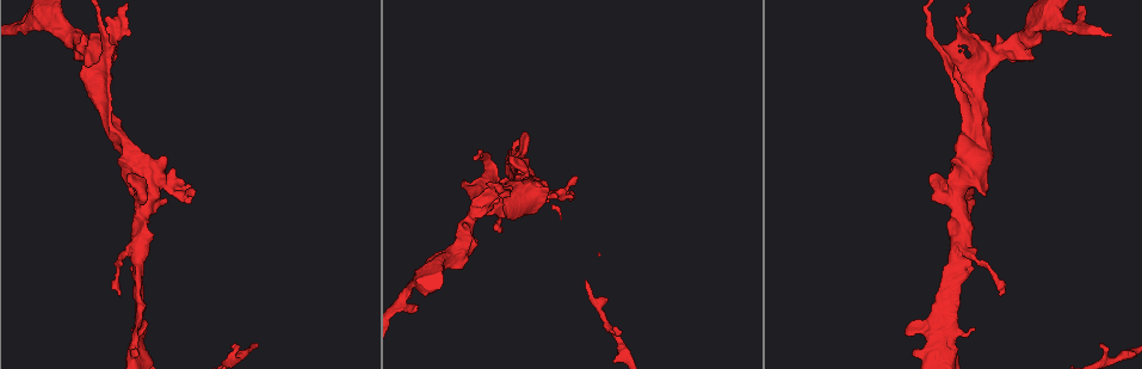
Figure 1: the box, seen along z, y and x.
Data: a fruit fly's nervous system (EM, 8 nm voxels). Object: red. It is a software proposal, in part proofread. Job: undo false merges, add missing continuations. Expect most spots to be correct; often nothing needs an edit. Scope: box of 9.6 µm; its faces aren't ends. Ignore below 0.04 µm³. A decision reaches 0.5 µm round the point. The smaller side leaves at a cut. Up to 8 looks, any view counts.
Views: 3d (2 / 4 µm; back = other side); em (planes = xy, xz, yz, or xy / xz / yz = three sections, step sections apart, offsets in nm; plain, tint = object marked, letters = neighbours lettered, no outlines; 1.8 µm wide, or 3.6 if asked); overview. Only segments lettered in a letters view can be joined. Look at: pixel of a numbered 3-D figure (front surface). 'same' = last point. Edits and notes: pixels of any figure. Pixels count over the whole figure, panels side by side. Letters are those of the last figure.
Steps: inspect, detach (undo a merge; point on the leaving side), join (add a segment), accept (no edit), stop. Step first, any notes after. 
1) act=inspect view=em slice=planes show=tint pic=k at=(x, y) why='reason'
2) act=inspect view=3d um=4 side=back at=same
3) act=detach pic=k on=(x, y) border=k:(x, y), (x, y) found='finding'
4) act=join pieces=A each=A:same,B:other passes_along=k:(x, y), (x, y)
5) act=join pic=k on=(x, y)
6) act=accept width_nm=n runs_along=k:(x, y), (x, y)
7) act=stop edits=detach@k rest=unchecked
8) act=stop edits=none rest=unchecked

act=inspect view=em slice=xz step=16 show=letters pic=1 at=(491, 169) why='touches itself'

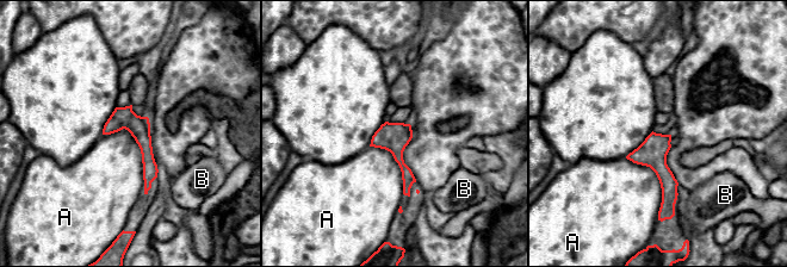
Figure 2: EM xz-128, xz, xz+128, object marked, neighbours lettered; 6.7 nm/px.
act=accept each=A:other,B:other border=2:(103, 134), (130, 134), (144, 184) found='one neuron here'

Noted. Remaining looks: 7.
act=inspect view=3d um=4 pic=1 at=(176, 176) why='free end'

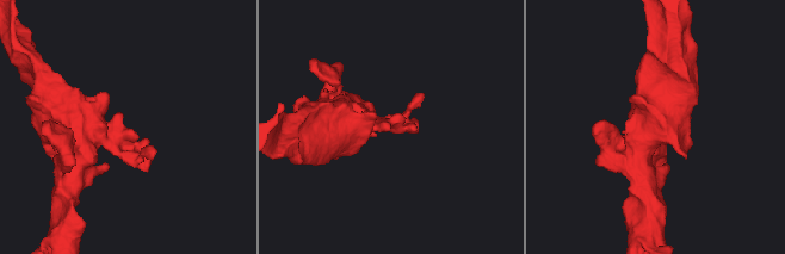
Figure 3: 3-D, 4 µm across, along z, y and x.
act=inspect view=em um=3.6 slice=xy step=16 show=letters pic=3 at=(123, 124) why='shape alone is not enough'

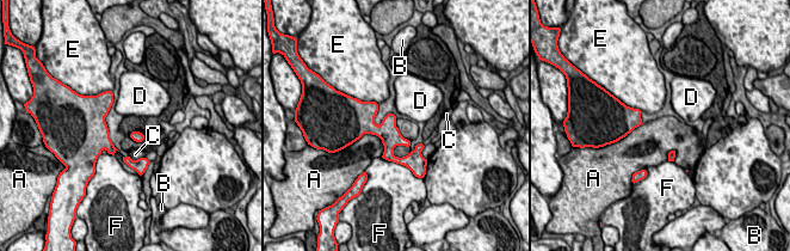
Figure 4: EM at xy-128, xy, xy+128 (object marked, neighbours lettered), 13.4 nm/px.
act=accept each=A:other,B:other,C:other,D:other,E:other,F:other border=4:(357, 139), (375, 134), (382, 157) found='none of them fits'

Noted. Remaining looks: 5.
act=inspect view=3d um=4 side=back pic=1 at=(965, 278) why='free end'

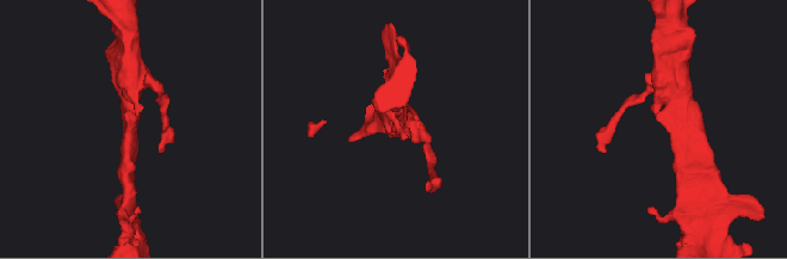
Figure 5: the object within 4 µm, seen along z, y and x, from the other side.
act=inspect view=em slice=planes show=letters pic=5 at=(394, 128)

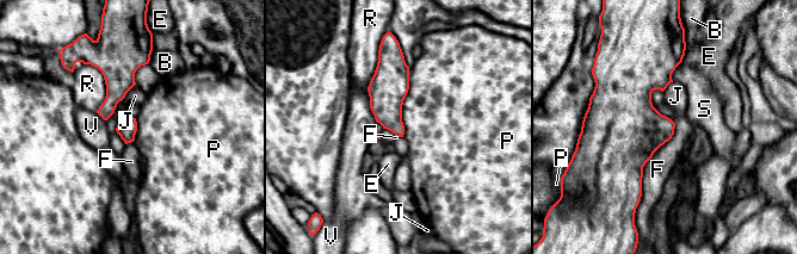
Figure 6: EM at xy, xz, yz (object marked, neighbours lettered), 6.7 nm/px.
act=accept each=B:other,E:other,F:other,J:other,P:other,R:other,S:other,V:other border=6:(409, 69), (402, 136) found='no lettered segment goes on from it'

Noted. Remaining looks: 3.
act=stop edits=none rest=unchecked

